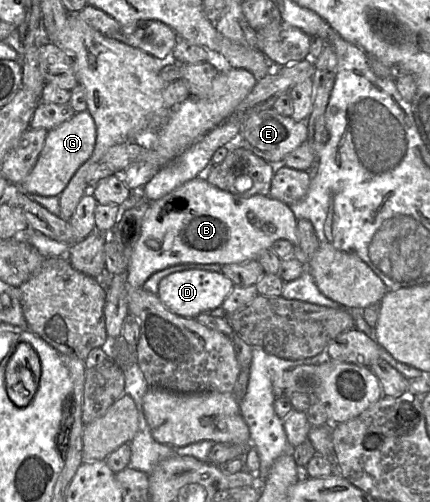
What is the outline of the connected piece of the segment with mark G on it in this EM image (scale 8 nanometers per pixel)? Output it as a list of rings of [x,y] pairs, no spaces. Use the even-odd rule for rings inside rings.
[[[85,110],[49,130],[42,151],[30,174],[18,185],[26,194],[59,196],[78,169],[93,154],[97,130],[93,117]]]

